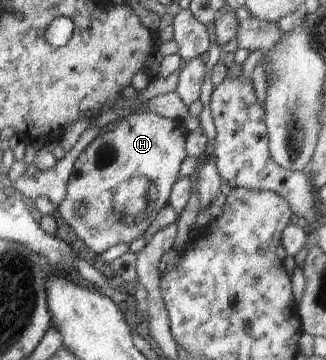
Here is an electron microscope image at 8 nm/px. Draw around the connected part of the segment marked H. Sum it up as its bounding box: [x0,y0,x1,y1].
[58,111,187,255]

